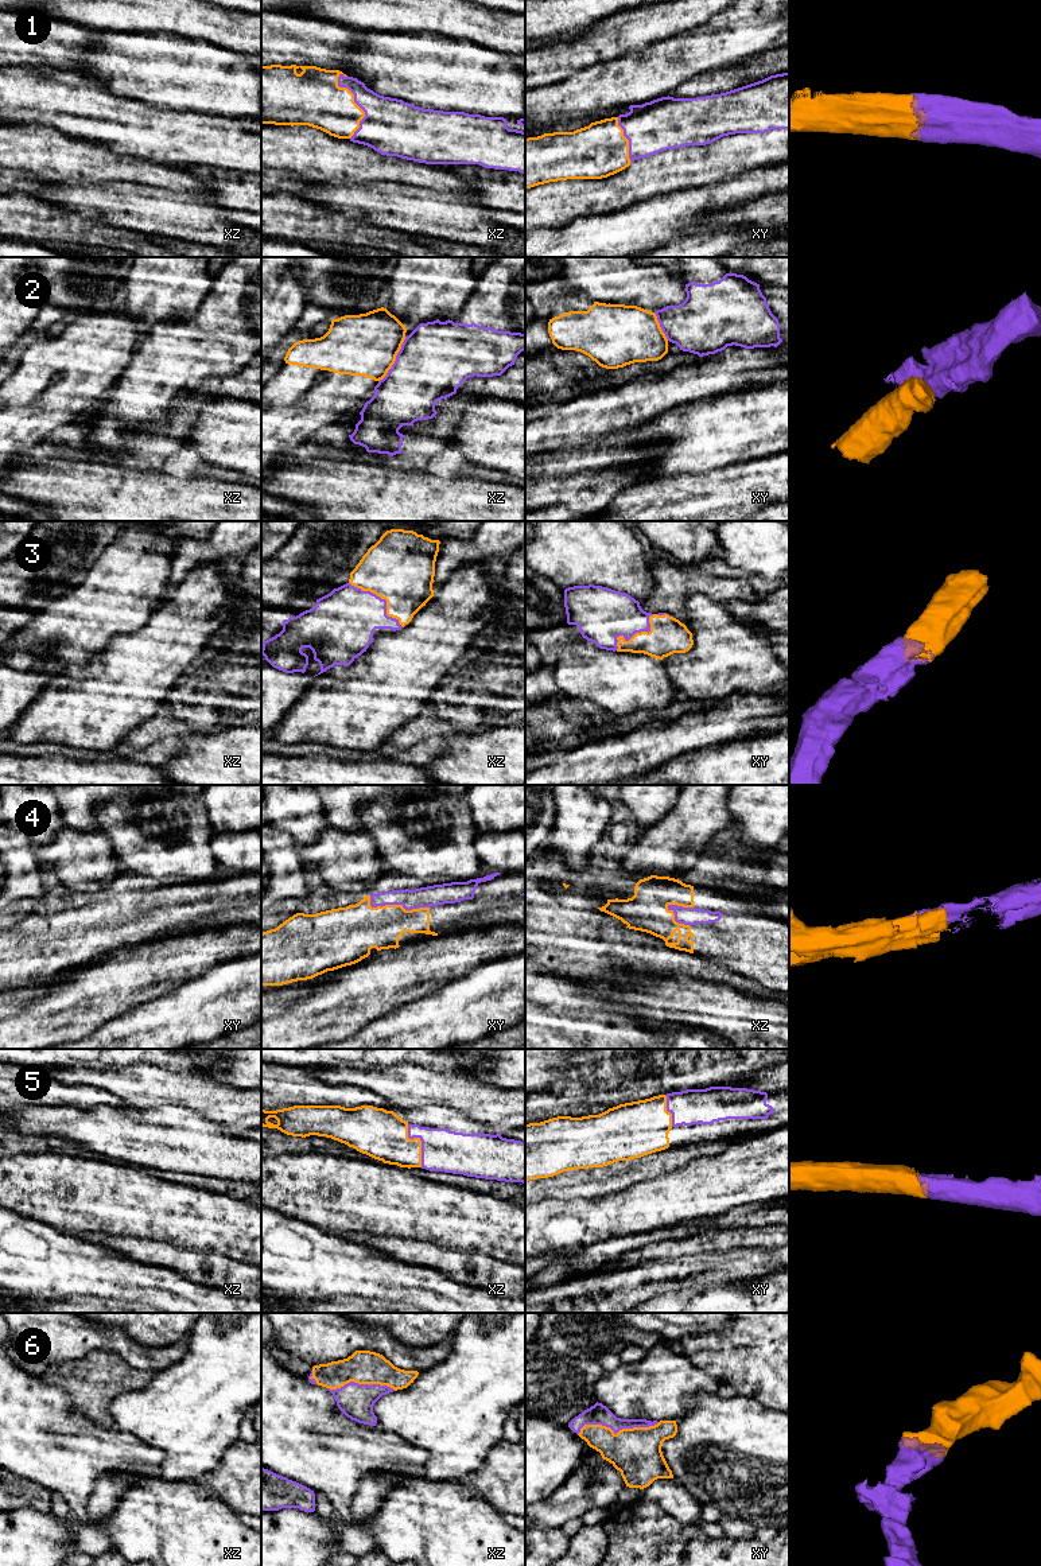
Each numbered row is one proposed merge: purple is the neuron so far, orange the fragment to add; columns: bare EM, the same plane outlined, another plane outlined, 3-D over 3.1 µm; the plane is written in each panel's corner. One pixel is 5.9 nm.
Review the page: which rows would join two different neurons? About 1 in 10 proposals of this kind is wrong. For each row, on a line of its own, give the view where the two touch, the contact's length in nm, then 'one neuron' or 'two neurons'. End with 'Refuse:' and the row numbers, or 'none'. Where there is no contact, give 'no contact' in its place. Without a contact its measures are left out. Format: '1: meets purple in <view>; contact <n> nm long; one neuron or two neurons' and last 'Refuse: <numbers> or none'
1: meets purple in xz; contact 400 nm long; one neuron
2: meets purple in xz; contact 320 nm long; two neurons
3: meets purple in xz; contact 420 nm long; one neuron
4: meets purple in xy; contact 360 nm long; one neuron
5: meets purple in xz; contact 280 nm long; one neuron
6: meets purple in xy; contact 500 nm long; one neuron
Refuse: 2

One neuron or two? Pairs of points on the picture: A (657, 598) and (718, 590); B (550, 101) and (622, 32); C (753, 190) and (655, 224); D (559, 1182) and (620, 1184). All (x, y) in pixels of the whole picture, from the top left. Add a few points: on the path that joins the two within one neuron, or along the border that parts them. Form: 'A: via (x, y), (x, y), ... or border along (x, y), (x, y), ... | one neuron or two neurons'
A: via (672, 583), (675, 581), (703, 583) | one neuron
B: border along (616, 57), (583, 67), (558, 82) | two neurons
C: via (729, 193), (702, 198), (690, 203), (679, 213) | one neuron
D: via (574, 1182), (605, 1182) | one neuron

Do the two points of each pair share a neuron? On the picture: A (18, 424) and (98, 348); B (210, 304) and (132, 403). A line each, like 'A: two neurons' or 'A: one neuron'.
A: one neuron
B: one neuron

